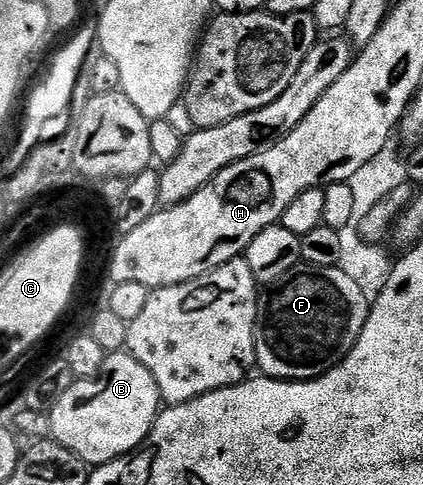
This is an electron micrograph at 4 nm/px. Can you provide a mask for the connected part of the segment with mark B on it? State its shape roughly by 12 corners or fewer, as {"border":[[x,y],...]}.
{"border":[[126,352],[76,380],[51,438],[88,467],[138,450],[157,380]]}

